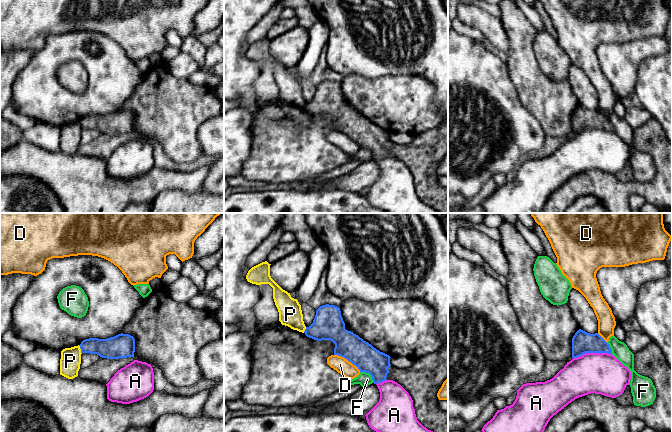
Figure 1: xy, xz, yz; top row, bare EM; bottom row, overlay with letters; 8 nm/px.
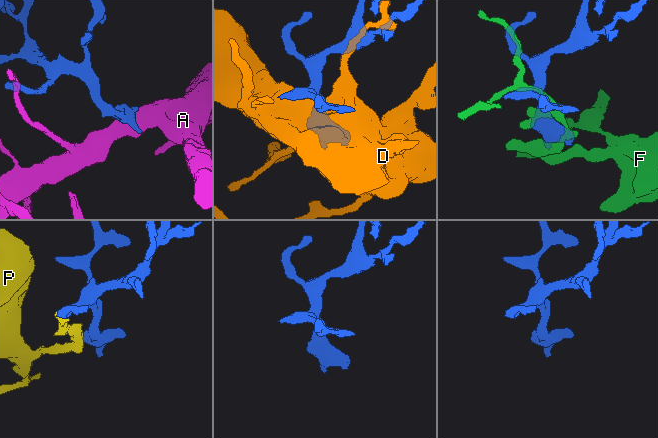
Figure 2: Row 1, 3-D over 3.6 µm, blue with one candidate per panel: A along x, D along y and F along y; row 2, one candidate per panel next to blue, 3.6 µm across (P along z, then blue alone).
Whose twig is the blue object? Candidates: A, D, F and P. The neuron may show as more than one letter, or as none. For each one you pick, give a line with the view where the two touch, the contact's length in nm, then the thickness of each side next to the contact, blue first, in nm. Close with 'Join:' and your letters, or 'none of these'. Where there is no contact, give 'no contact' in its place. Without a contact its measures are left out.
Join: none of these

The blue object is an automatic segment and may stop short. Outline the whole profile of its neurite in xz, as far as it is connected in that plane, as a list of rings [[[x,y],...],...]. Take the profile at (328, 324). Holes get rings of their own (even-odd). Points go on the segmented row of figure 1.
[[[322,305],[316,310],[313,323],[306,327],[305,335],[317,341],[330,340],[335,344],[334,355],[344,357],[360,372],[369,373],[373,383],[393,380],[400,384],[411,396],[417,420],[433,432],[448,432],[448,412],[439,408],[437,393],[448,379],[448,340],[440,349],[431,354],[414,359],[410,368],[398,369],[390,364],[390,356],[380,352],[358,335],[345,329],[340,308],[335,305]]]

